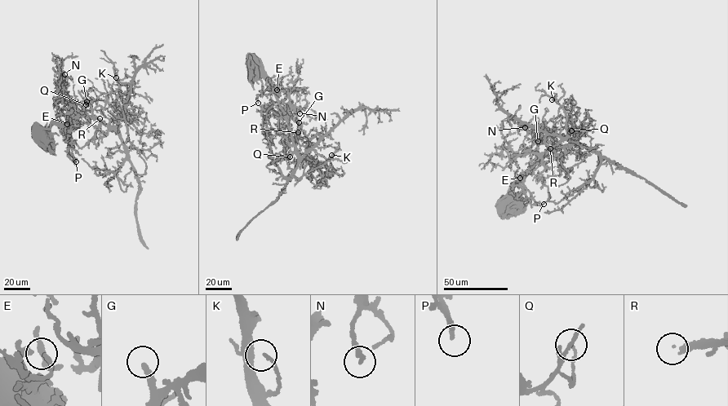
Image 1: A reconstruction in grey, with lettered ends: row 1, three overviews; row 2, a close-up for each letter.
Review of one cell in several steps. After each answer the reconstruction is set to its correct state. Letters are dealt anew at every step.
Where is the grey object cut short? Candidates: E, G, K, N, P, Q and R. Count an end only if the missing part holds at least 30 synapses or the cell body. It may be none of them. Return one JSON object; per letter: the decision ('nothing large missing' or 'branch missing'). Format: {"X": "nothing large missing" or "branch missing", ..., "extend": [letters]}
{"E": "nothing large missing", "G": "branch missing", "K": "nothing large missing", "N": "nothing large missing", "P": "branch missing", "Q": "nothing large missing", "R": "branch missing", "extend": ["G", "P", "R"]}

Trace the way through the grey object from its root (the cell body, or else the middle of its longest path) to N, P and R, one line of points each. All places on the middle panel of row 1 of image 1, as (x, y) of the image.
N: (252, 61), (272, 85), (284, 116), (287, 117), (299, 109), (299, 113)
P: (252, 61), (264, 72), (274, 91), (258, 95), (258, 103)
R: (252, 61), (272, 85), (295, 146), (298, 132)

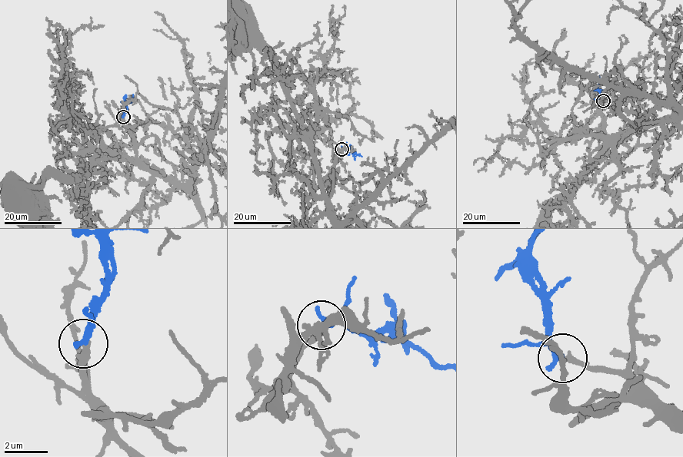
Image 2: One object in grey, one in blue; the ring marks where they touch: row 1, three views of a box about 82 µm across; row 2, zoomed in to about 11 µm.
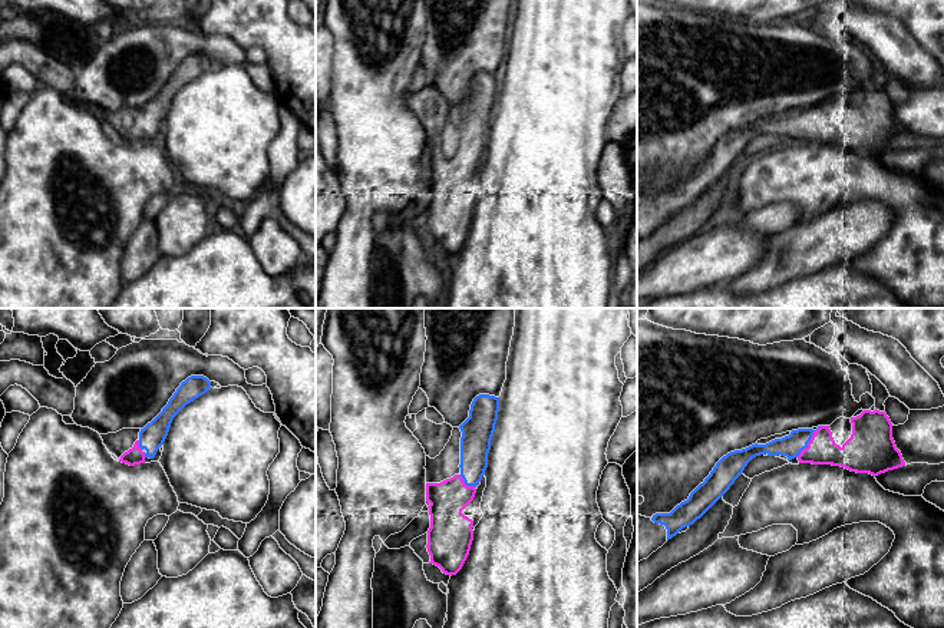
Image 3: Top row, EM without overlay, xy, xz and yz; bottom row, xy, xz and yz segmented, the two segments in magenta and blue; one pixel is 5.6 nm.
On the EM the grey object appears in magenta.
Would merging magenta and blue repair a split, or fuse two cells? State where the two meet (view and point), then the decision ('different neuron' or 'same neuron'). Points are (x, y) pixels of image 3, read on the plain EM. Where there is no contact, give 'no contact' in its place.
meets magenta in yz at (809, 121); same neuron

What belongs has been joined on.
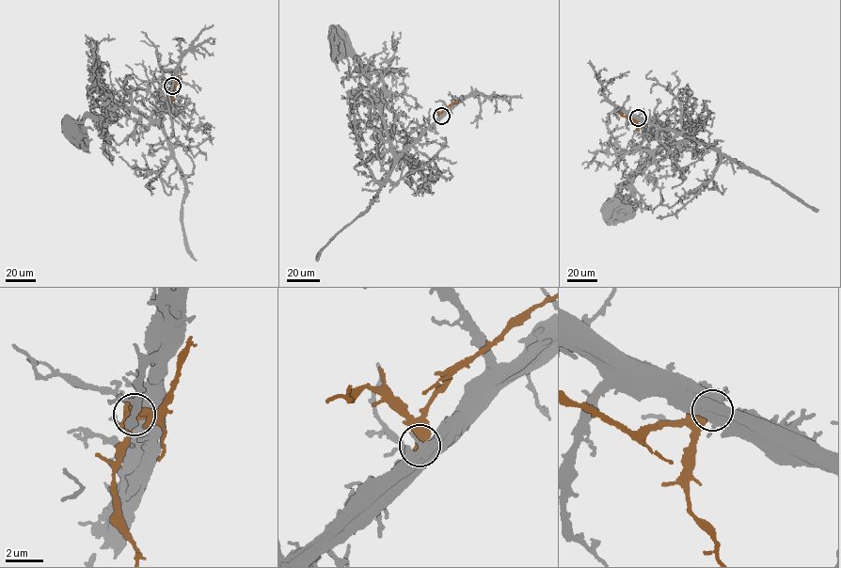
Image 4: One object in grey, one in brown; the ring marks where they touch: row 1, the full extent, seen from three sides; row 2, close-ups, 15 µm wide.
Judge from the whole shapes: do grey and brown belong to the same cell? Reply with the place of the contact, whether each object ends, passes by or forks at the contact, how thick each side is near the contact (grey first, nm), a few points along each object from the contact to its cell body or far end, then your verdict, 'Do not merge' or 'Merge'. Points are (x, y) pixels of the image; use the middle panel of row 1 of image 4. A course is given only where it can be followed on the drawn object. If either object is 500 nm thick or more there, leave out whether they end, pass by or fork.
Place: (441, 116). Thickness 500 nm (grey) against 600 nm. Course of grey: (441, 116), (406, 149), (396, 154), (361, 62), (337, 35). Course of brown: (441, 116), (442, 111), (457, 100). Do not merge

